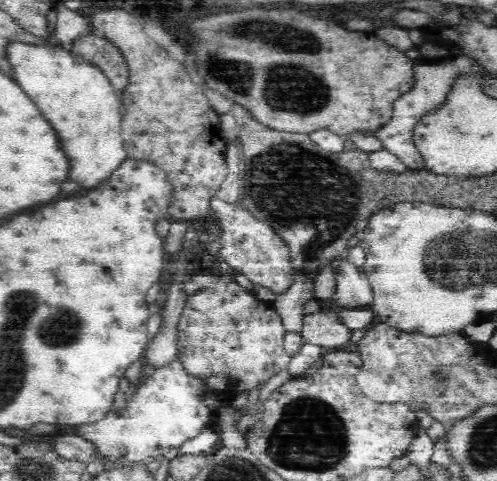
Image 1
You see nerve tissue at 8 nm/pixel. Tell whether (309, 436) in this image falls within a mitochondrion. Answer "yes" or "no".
yes

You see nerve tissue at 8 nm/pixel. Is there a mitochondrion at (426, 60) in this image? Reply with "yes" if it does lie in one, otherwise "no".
no

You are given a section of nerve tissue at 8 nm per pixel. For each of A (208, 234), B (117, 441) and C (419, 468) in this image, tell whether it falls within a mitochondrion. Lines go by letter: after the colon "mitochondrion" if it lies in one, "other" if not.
A: other
B: other
C: other

